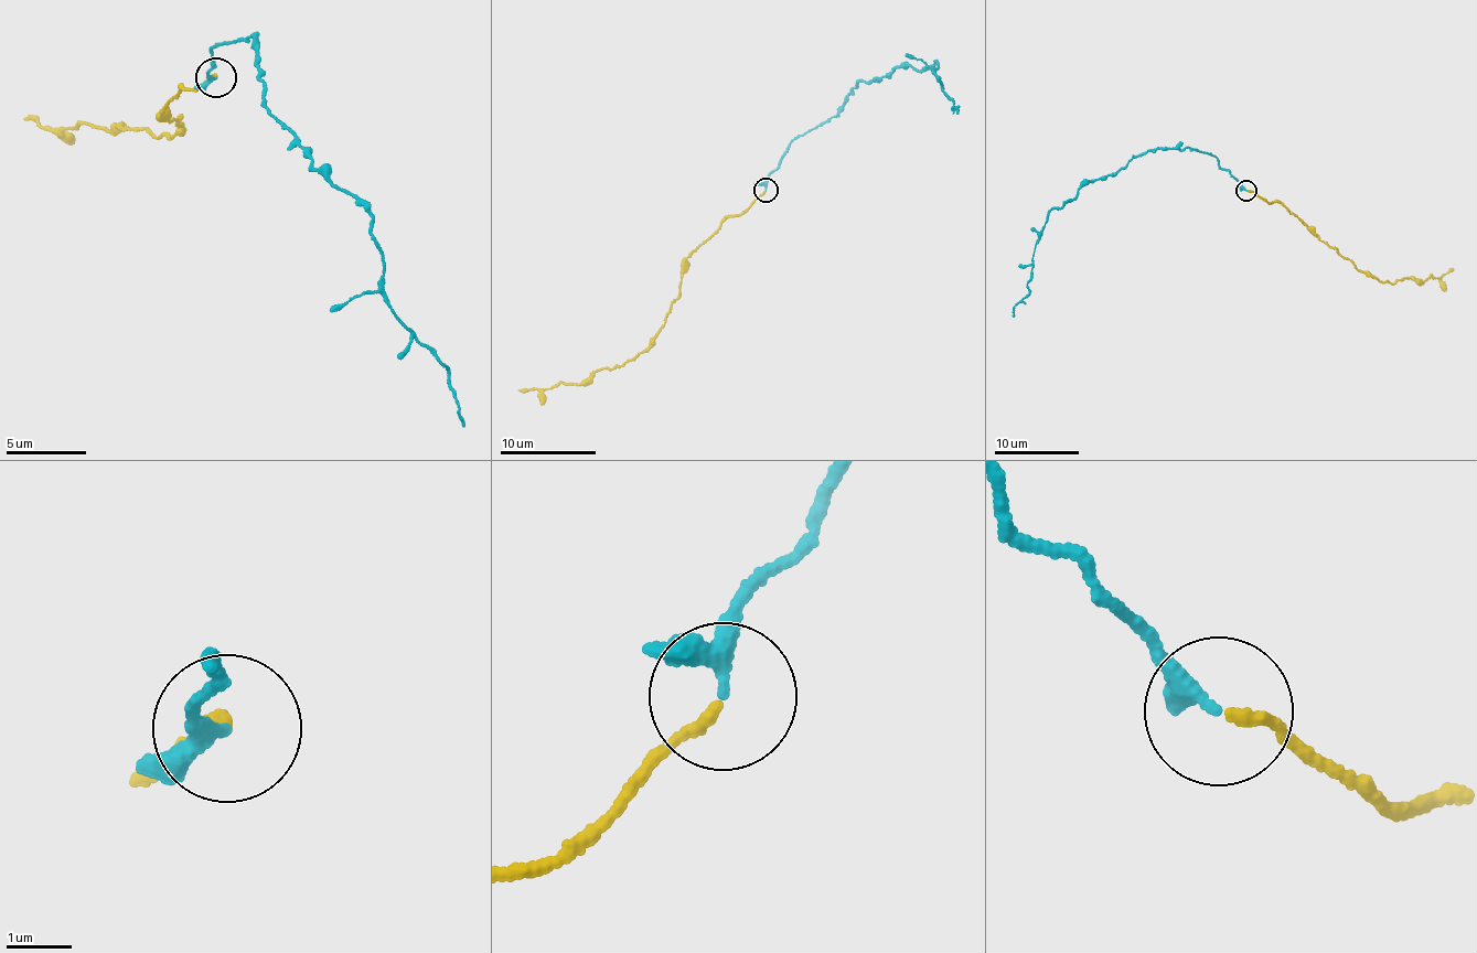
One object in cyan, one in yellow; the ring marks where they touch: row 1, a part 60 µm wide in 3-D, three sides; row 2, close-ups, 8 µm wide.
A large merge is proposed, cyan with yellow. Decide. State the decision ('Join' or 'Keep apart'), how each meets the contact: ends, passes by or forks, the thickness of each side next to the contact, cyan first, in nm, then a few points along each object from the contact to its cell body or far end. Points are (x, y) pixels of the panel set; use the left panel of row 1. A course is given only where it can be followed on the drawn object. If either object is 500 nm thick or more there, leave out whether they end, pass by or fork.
Join. At the ring cyan passes by. At the ring yellow ends. Thickness 200 nm (cyan) against 170 nm. Course of cyan: (215, 76), (211, 47), (257, 39), (266, 109), (331, 184), (363, 200), (388, 307), (448, 373), (467, 426). Course of yellow: (215, 76), (177, 89), (163, 109), (182, 119), (185, 130), (168, 135), (82, 121), (63, 128), (25, 118)

